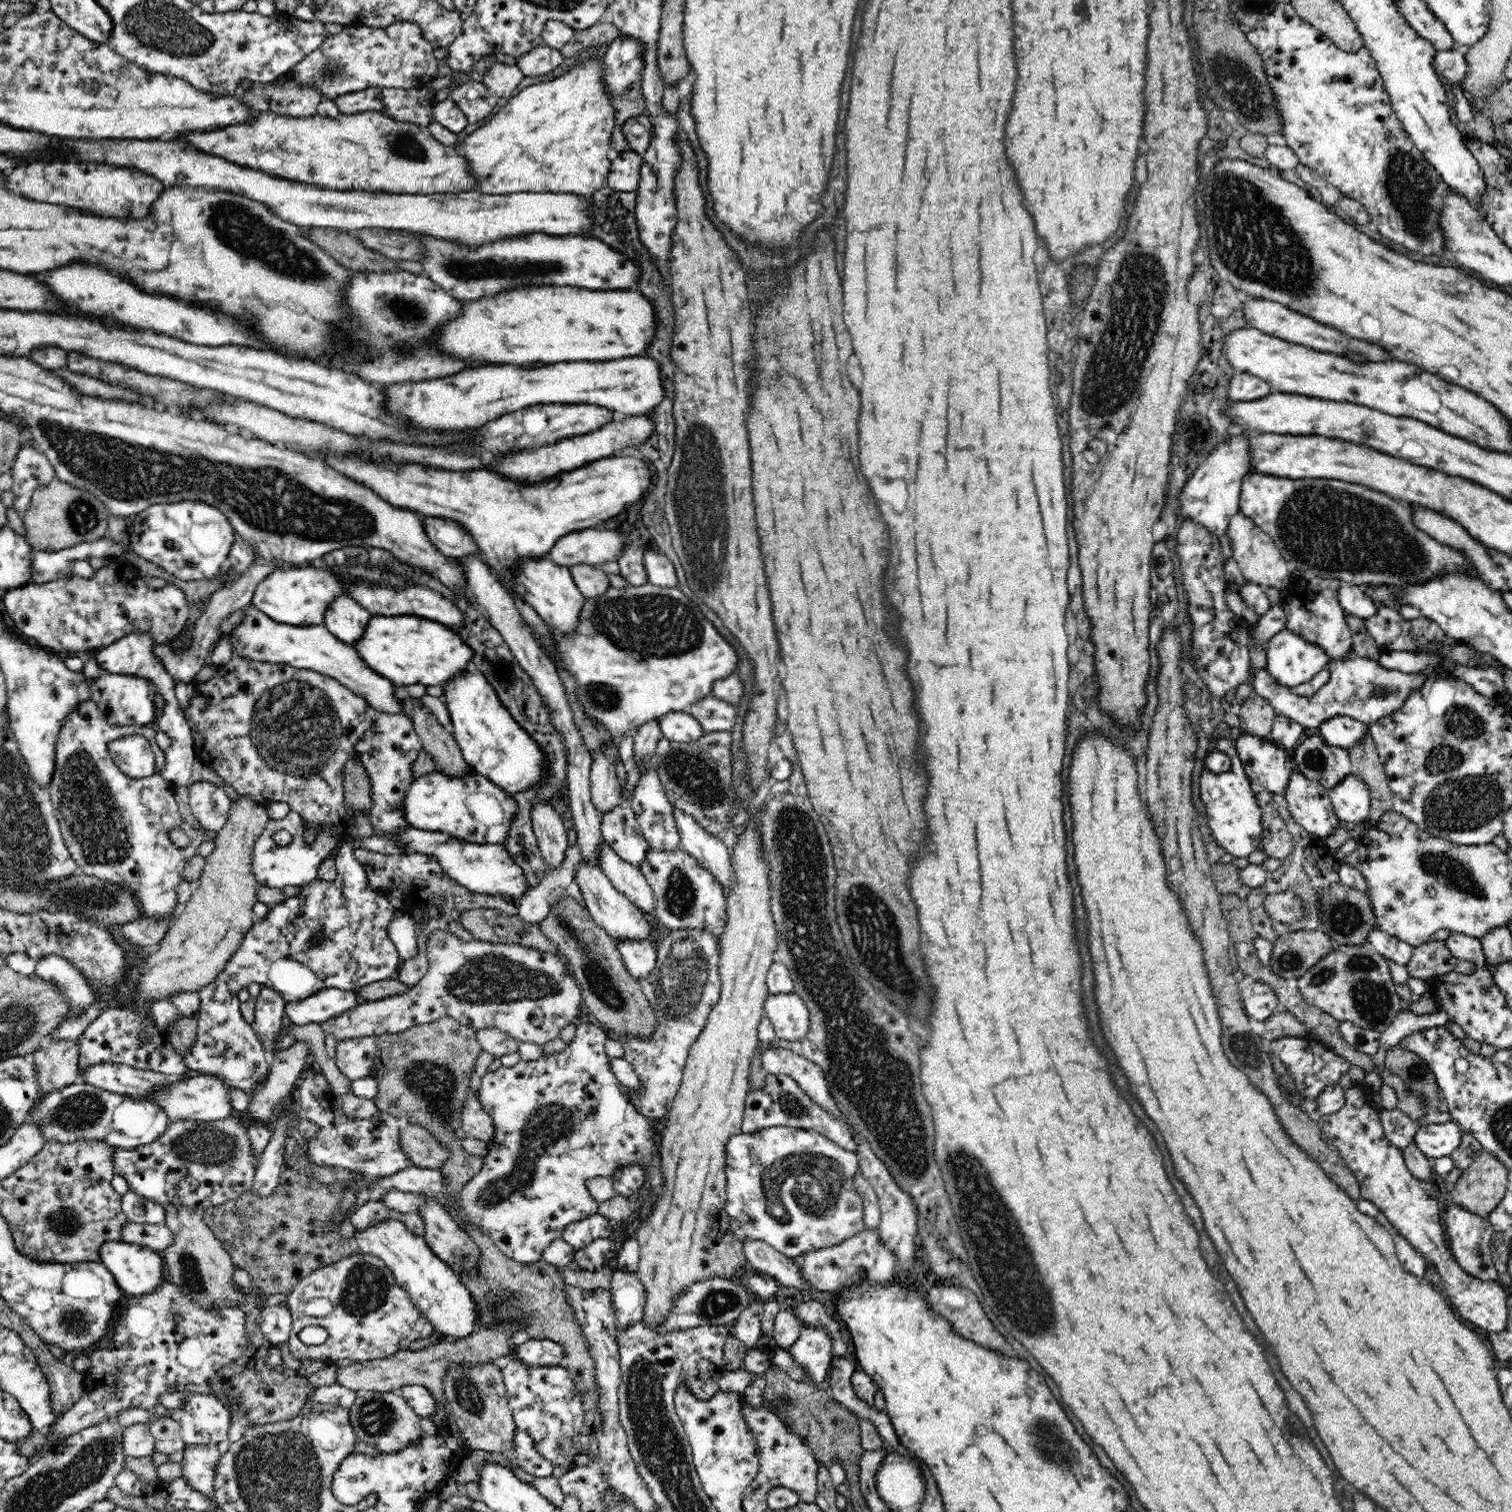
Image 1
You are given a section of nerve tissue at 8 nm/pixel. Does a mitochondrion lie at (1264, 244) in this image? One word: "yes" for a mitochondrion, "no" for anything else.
yes

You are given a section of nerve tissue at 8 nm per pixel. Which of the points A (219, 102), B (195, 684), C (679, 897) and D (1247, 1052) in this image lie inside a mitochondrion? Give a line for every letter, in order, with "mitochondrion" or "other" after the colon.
A: other
B: other
C: mitochondrion
D: mitochondrion

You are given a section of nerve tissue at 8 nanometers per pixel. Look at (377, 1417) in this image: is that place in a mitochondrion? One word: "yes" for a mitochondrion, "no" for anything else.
yes

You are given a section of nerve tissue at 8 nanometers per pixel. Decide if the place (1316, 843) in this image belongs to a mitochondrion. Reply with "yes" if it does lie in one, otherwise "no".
no

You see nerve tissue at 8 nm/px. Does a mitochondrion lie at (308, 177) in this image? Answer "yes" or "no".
no

